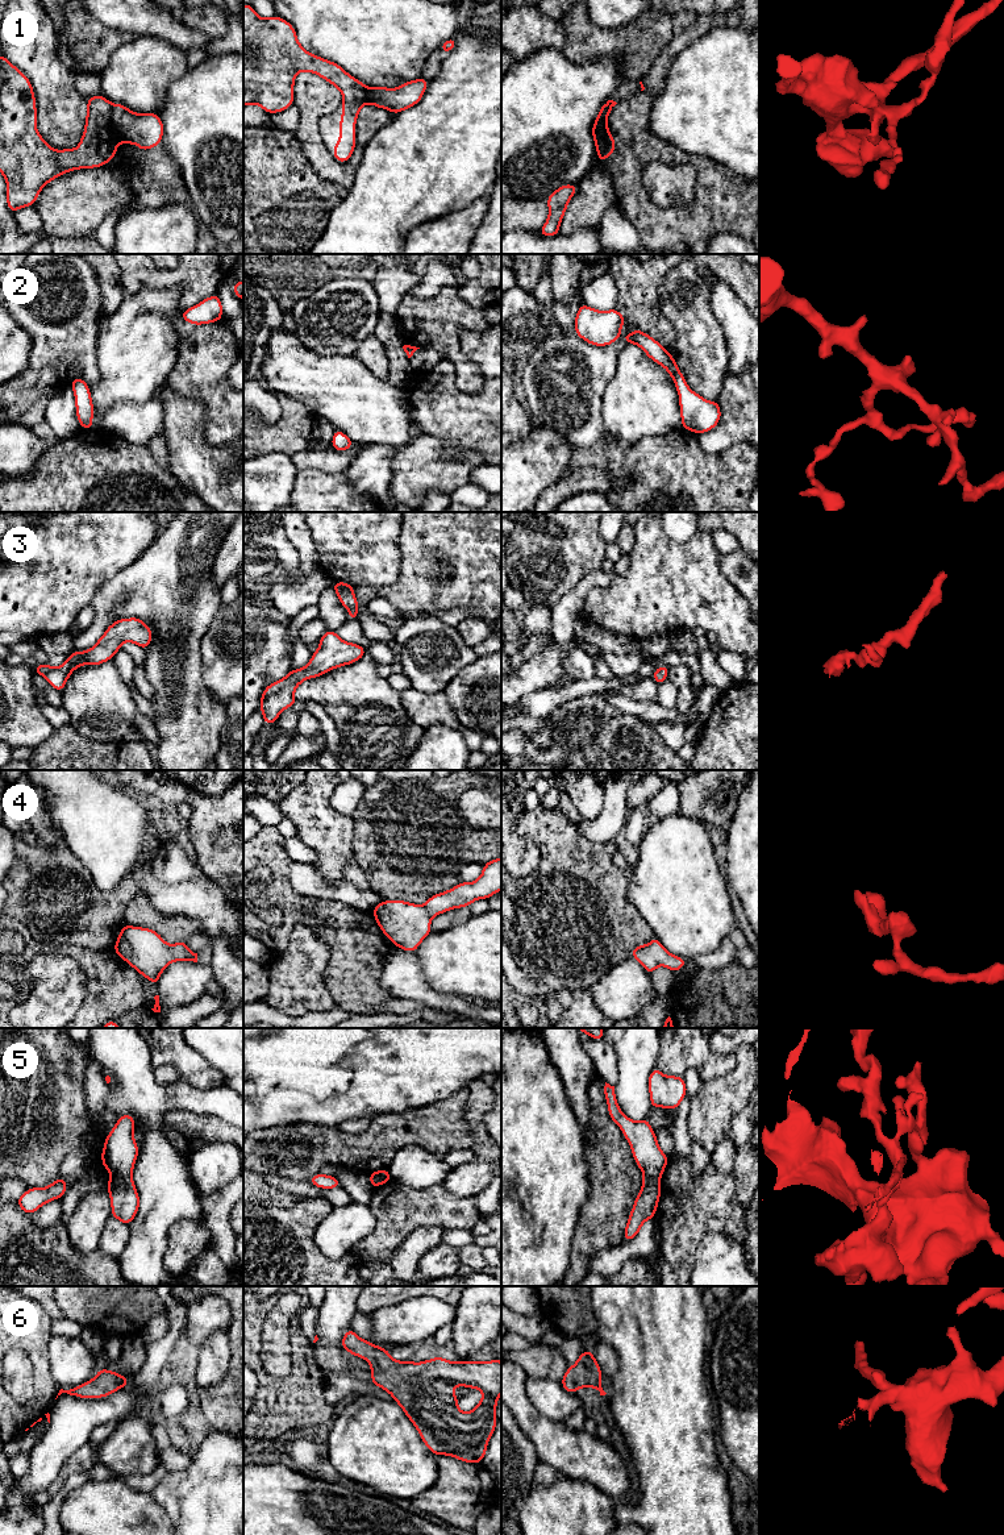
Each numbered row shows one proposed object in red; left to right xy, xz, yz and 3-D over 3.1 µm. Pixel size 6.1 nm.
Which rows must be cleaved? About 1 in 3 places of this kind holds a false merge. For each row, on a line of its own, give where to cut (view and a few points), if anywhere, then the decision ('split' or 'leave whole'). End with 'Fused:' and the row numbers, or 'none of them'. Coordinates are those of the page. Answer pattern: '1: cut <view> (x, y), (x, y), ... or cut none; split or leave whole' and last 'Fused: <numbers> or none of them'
1: cut xy (111, 104), (111, 128), (117, 142); split
2: cut none; leave whole
3: cut none; leave whole
4: cut none; leave whole
5: cut xy (112, 1176), (130, 1177); split
6: cut none; leave whole
Fused: 1, 5

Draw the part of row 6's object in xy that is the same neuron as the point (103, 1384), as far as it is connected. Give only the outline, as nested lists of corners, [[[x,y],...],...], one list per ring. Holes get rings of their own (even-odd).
[[[100,1368],[97,1374],[91,1381],[75,1386],[70,1390],[61,1389],[57,1398],[62,1393],[67,1393],[78,1398],[104,1398],[129,1384],[130,1380],[128,1380],[125,1376],[117,1372],[113,1373],[109,1369]]]

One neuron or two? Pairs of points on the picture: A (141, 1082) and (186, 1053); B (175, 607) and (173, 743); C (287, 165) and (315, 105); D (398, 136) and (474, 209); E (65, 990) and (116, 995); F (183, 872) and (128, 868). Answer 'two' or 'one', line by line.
A: two
B: one
C: two
D: two
E: two
F: one

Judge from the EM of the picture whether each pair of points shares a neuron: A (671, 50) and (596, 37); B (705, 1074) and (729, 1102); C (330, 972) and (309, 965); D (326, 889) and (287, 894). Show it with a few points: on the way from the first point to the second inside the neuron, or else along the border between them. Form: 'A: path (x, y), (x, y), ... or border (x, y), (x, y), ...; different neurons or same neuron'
A: border (674, 34), (646, 74); different neurons
B: border (736, 1063), (727, 1073), (702, 1082); different neurons
C: border (321, 939), (329, 952), (324, 984), (332, 999); different neurons
D: border (290, 862), (290, 884), (296, 894); different neurons

